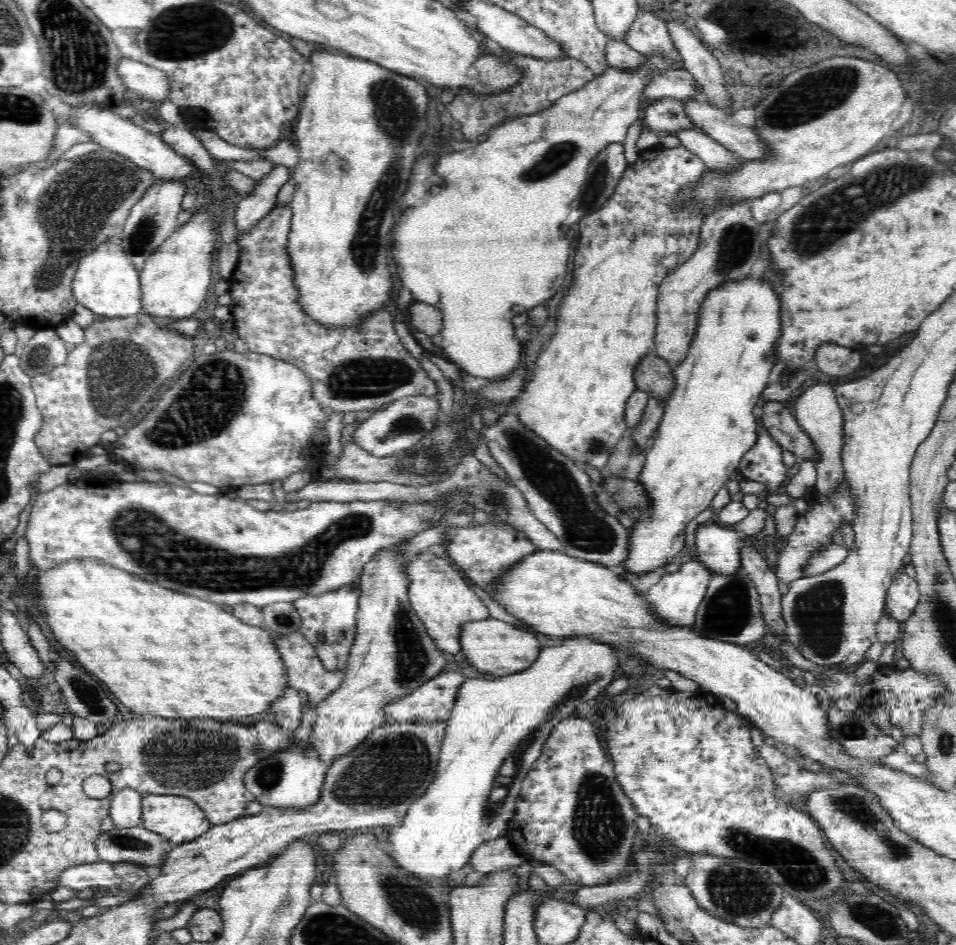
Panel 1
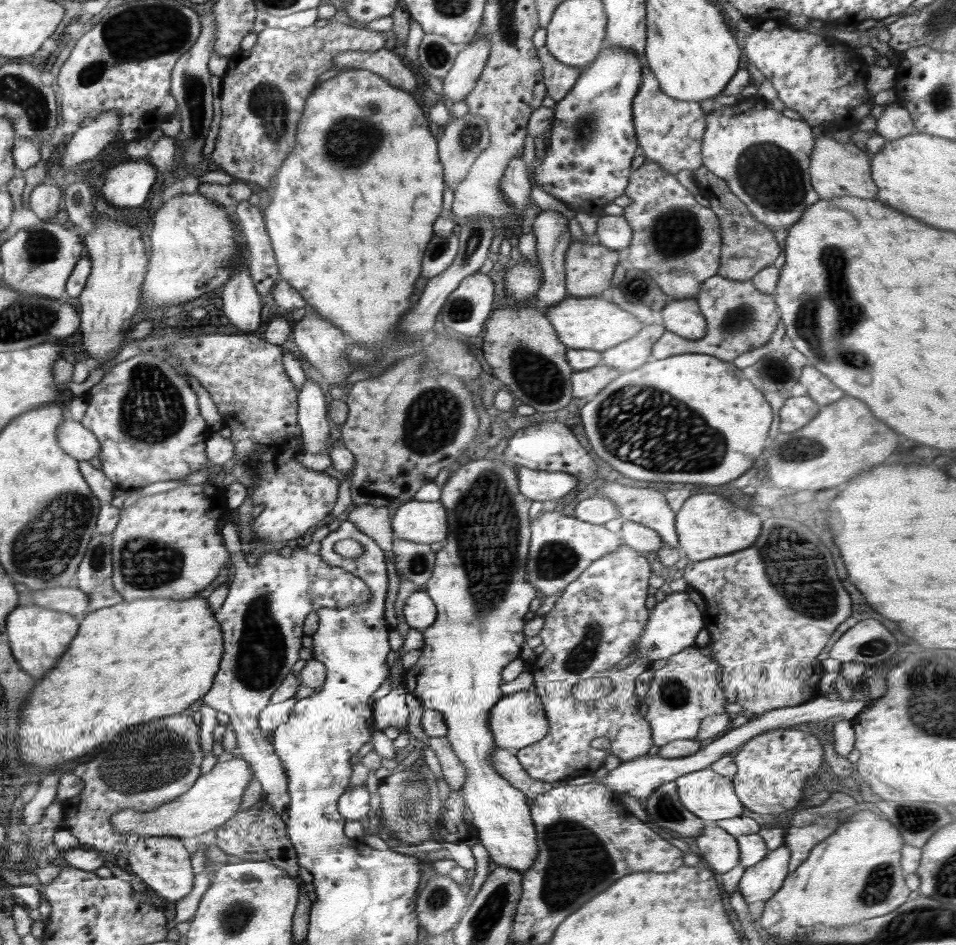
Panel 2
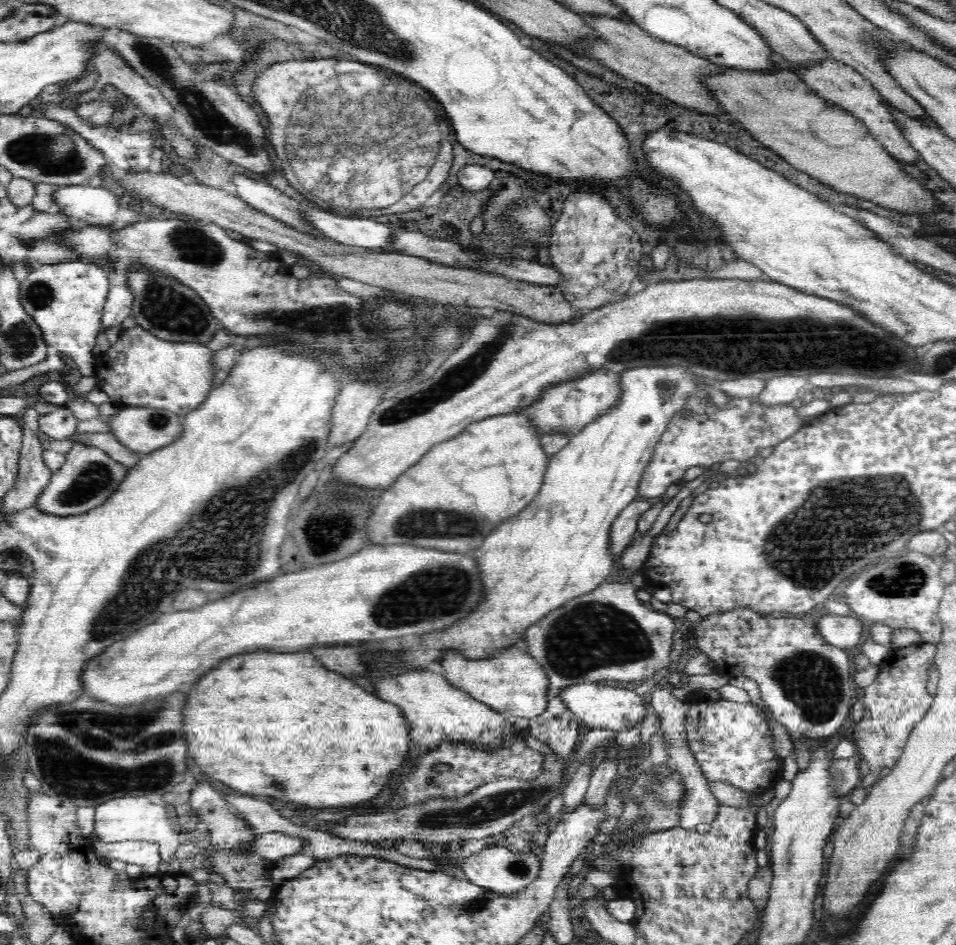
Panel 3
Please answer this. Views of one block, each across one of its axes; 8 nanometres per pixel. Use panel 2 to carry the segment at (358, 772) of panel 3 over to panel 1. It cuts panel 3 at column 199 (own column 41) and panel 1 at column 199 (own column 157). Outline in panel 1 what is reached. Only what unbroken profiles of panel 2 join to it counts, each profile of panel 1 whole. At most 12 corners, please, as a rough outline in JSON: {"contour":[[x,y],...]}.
{"contour":[[100,562],[40,572],[38,612],[124,706],[264,714],[263,627]]}

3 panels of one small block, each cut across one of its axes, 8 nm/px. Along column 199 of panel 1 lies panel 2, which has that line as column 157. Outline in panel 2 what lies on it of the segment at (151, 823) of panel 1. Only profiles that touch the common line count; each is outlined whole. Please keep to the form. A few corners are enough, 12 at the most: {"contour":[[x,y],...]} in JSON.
{"contour":[[218,762],[183,795],[110,818],[120,835],[210,837],[253,775]]}

